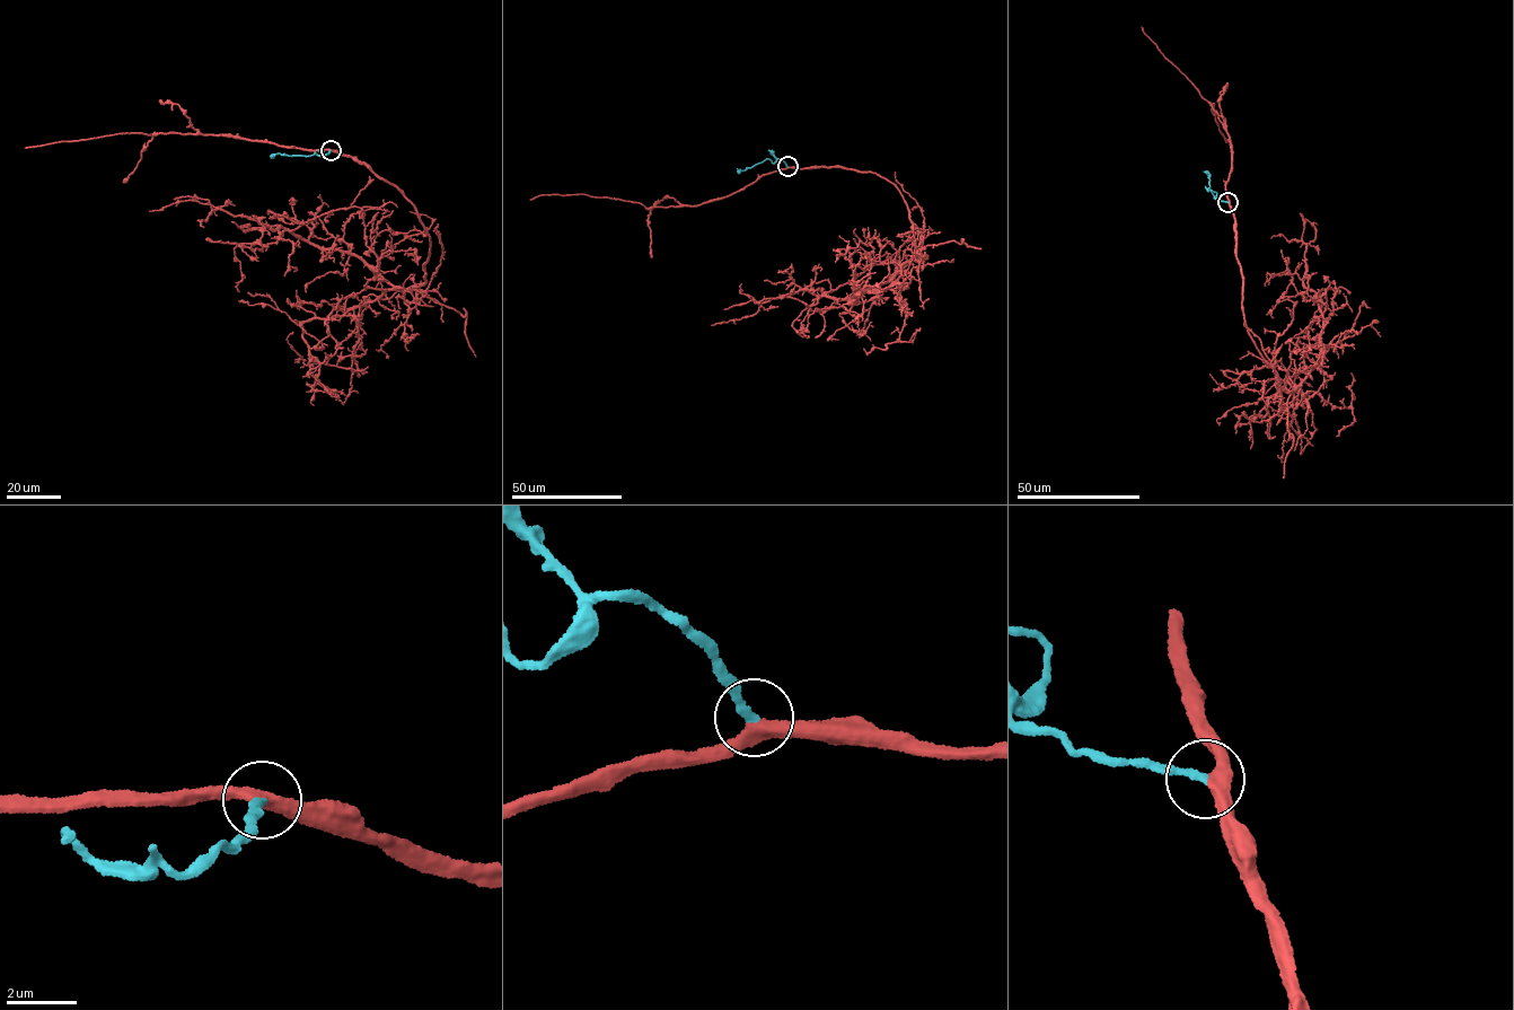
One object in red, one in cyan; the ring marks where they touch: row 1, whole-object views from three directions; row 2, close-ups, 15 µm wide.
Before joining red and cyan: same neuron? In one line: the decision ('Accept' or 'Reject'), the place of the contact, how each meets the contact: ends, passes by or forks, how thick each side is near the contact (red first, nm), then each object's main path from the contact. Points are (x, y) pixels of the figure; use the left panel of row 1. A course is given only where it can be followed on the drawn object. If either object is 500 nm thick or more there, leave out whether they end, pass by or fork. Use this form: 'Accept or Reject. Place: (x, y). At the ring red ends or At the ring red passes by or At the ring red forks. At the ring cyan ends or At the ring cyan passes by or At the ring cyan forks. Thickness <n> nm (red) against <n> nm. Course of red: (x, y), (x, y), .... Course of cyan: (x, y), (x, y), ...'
Accept. Place: (331, 150). At the ring red passes by. At the ring cyan ends. Thickness 360 nm (red) against 200 nm. Course of red: (329, 150), (413, 205), (431, 244), (423, 282), (390, 283), (350, 253), (212, 204), (149, 211). Course of cyan: (329, 150), (324, 156), (316, 152), (272, 156)

